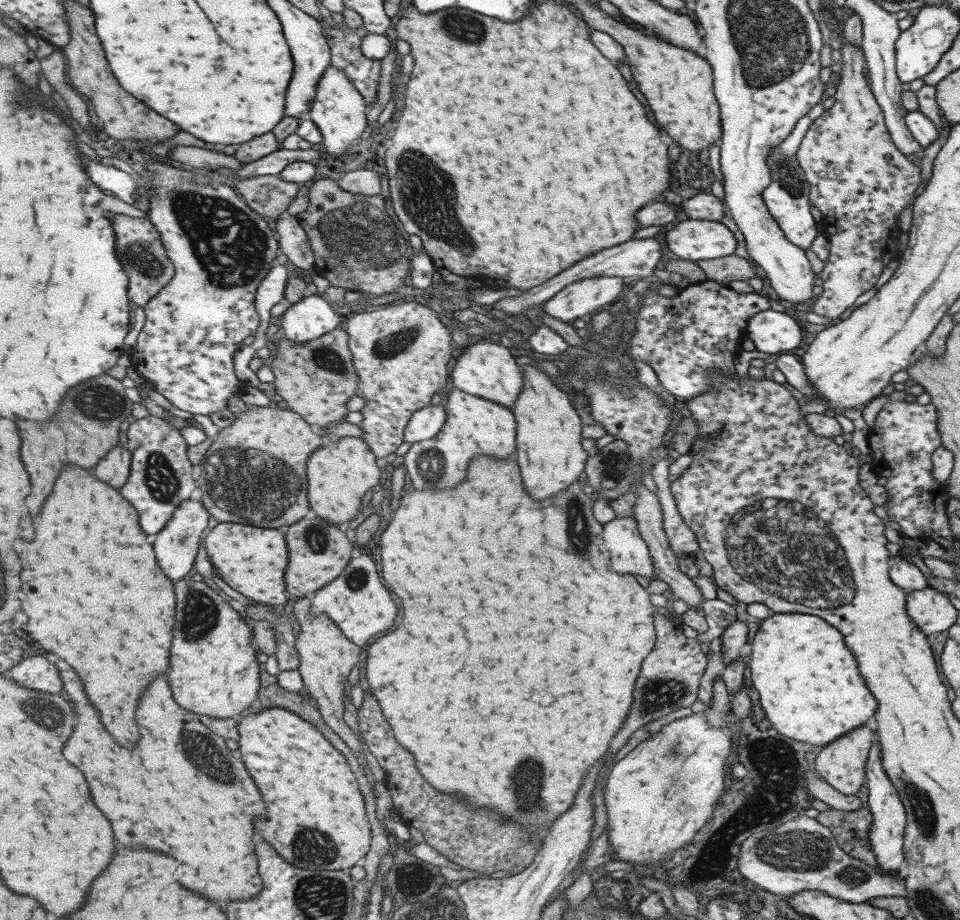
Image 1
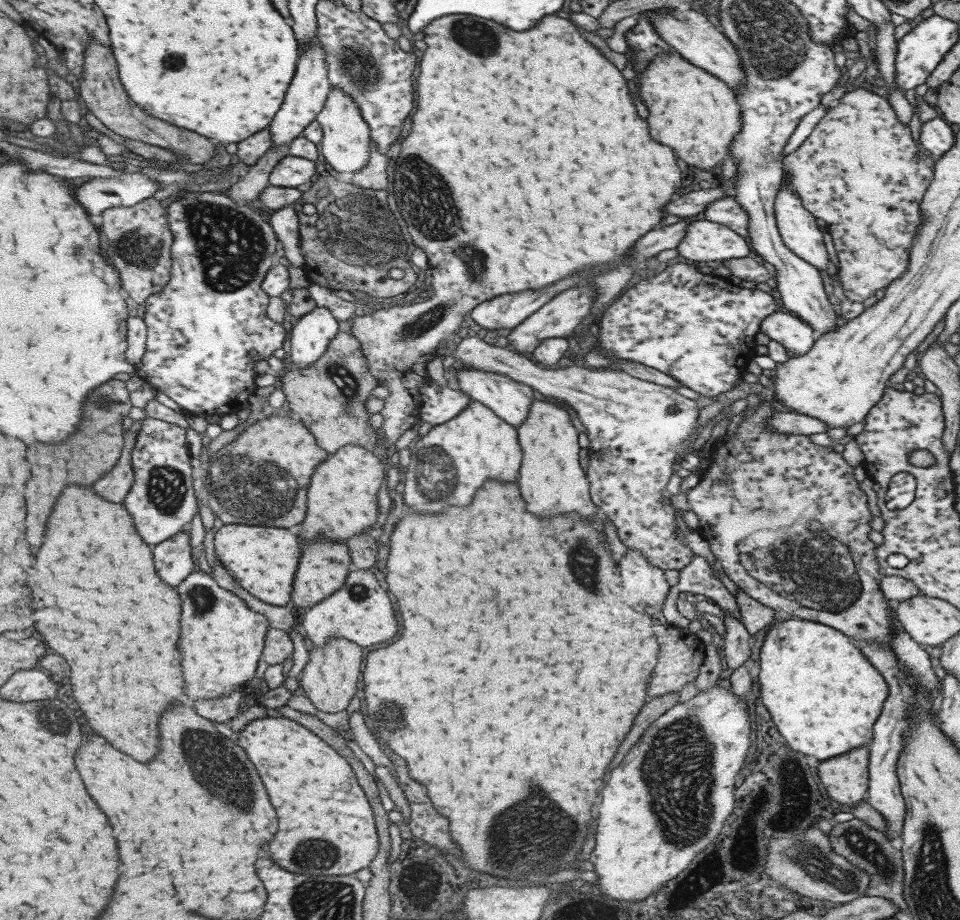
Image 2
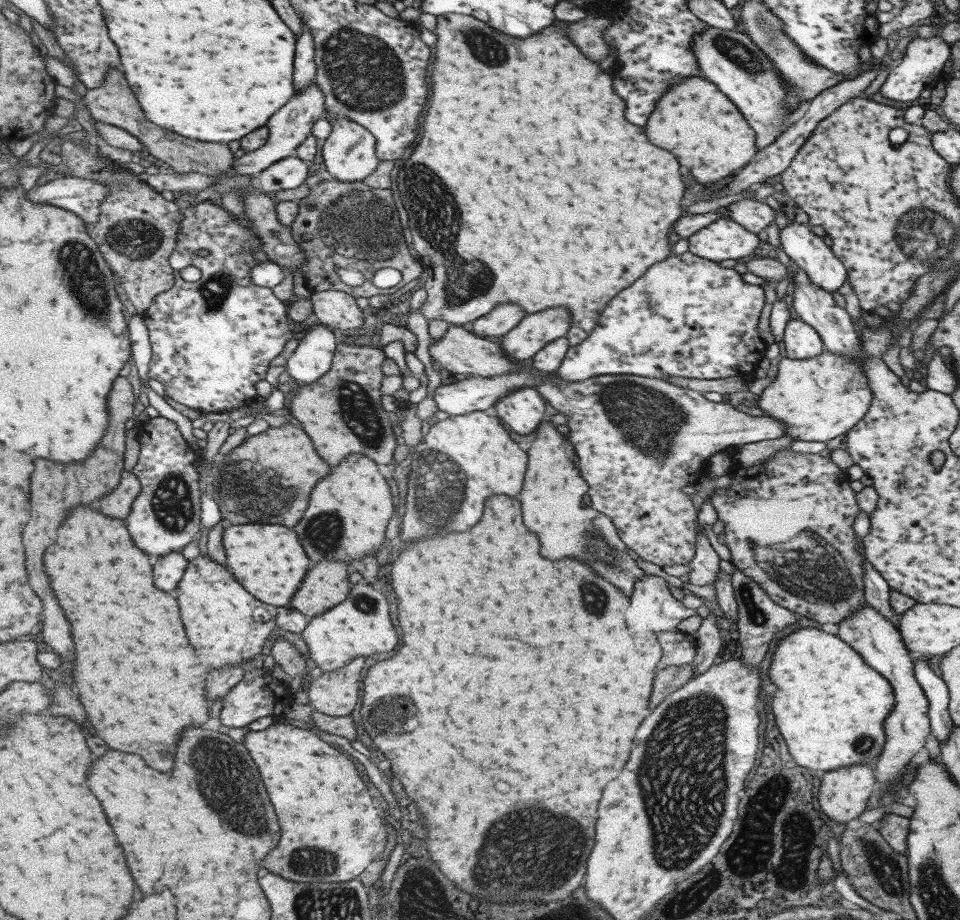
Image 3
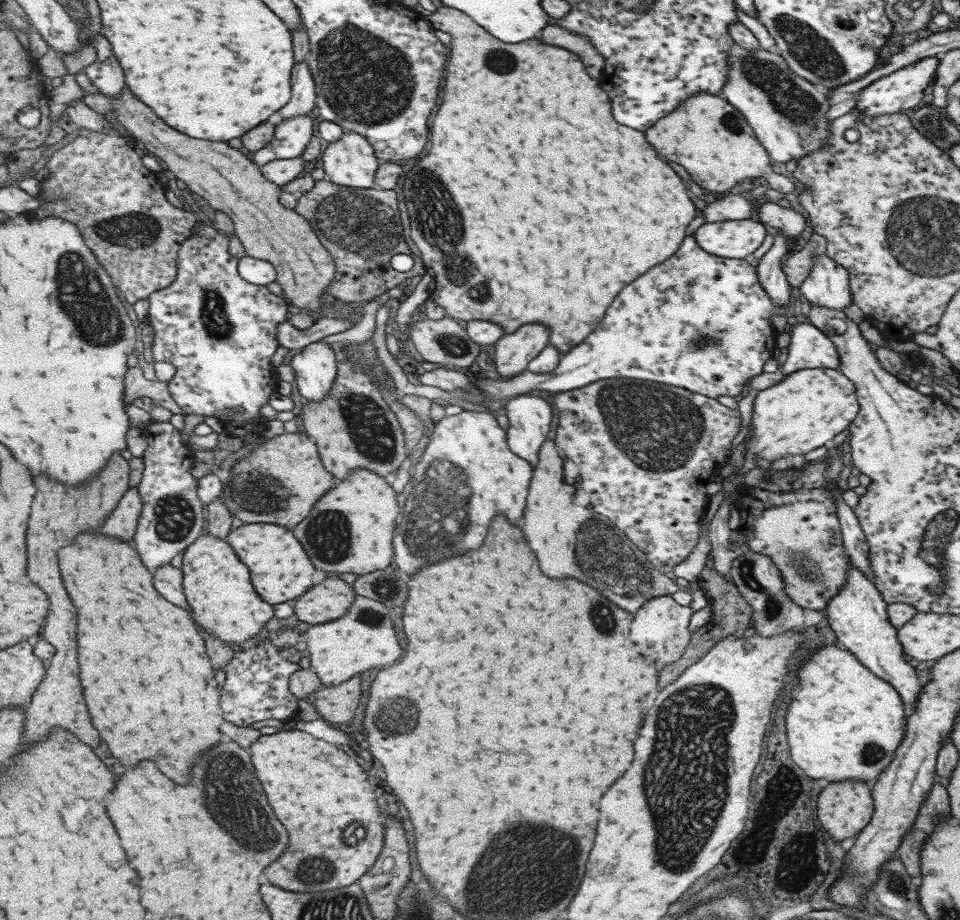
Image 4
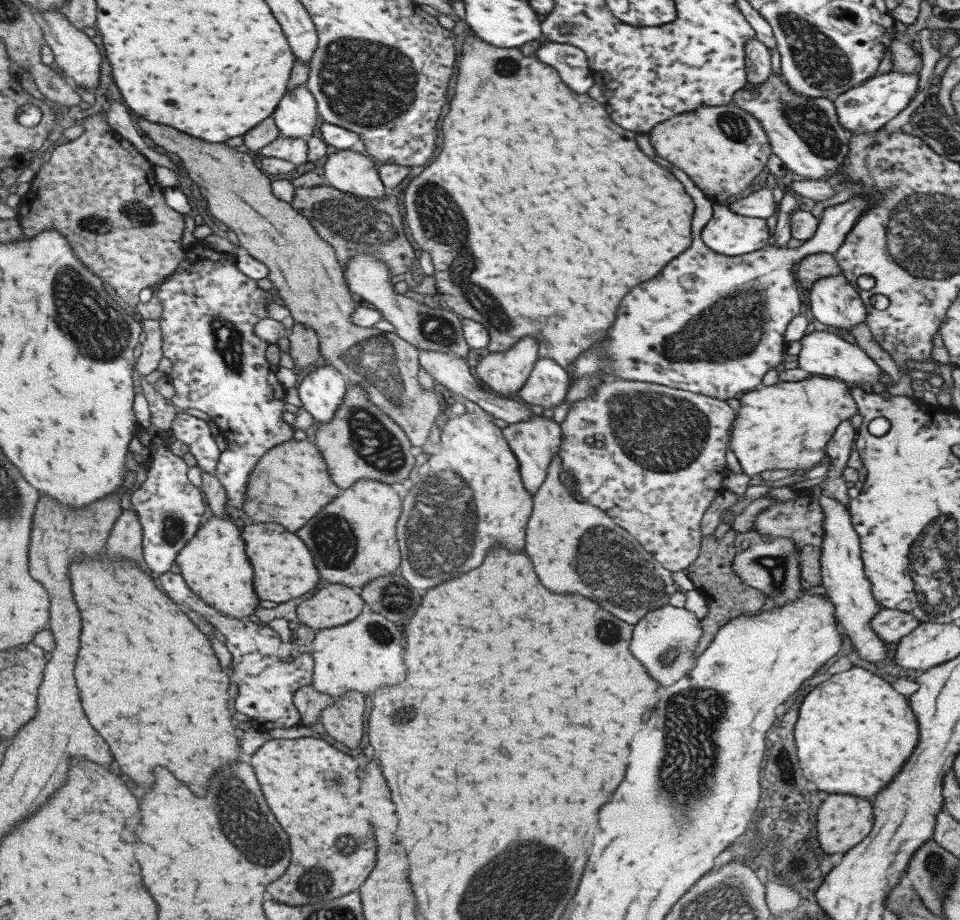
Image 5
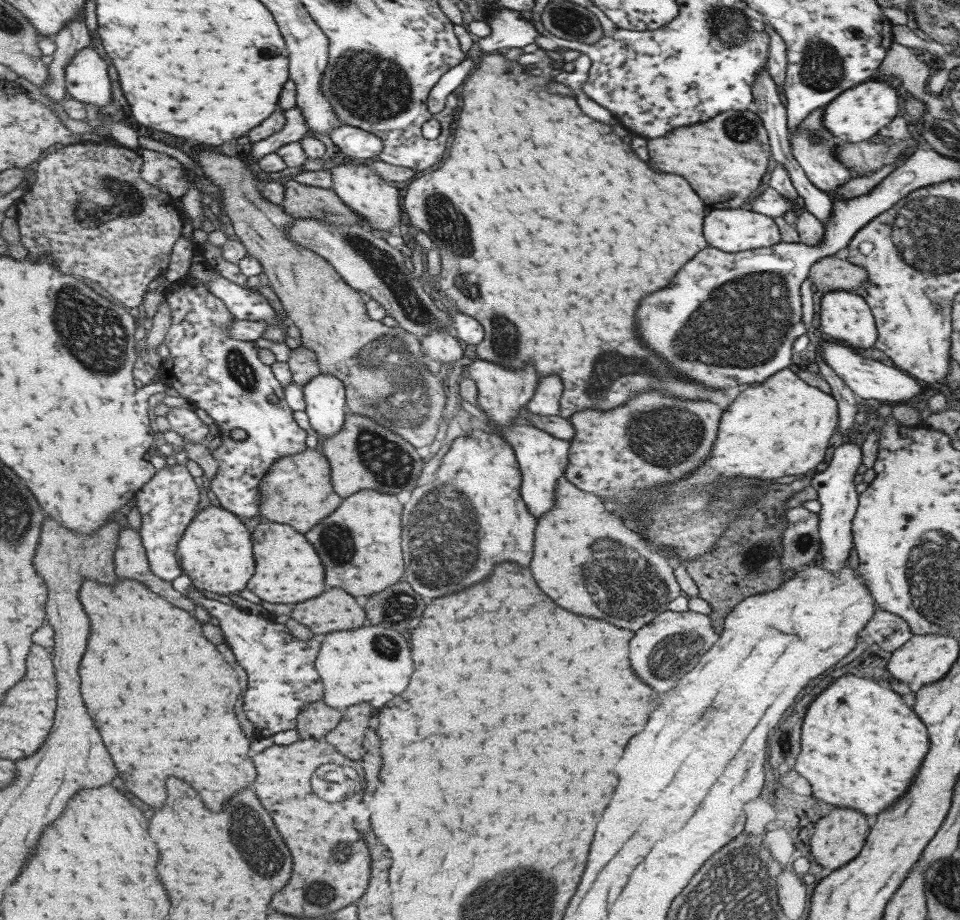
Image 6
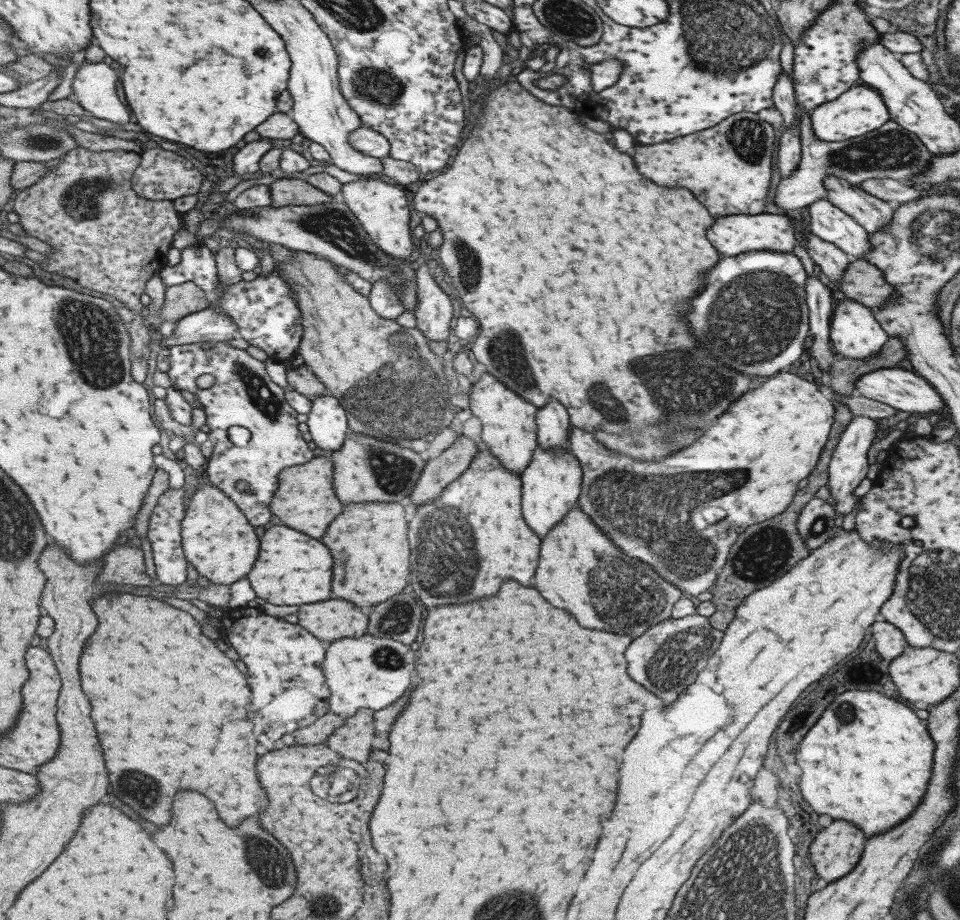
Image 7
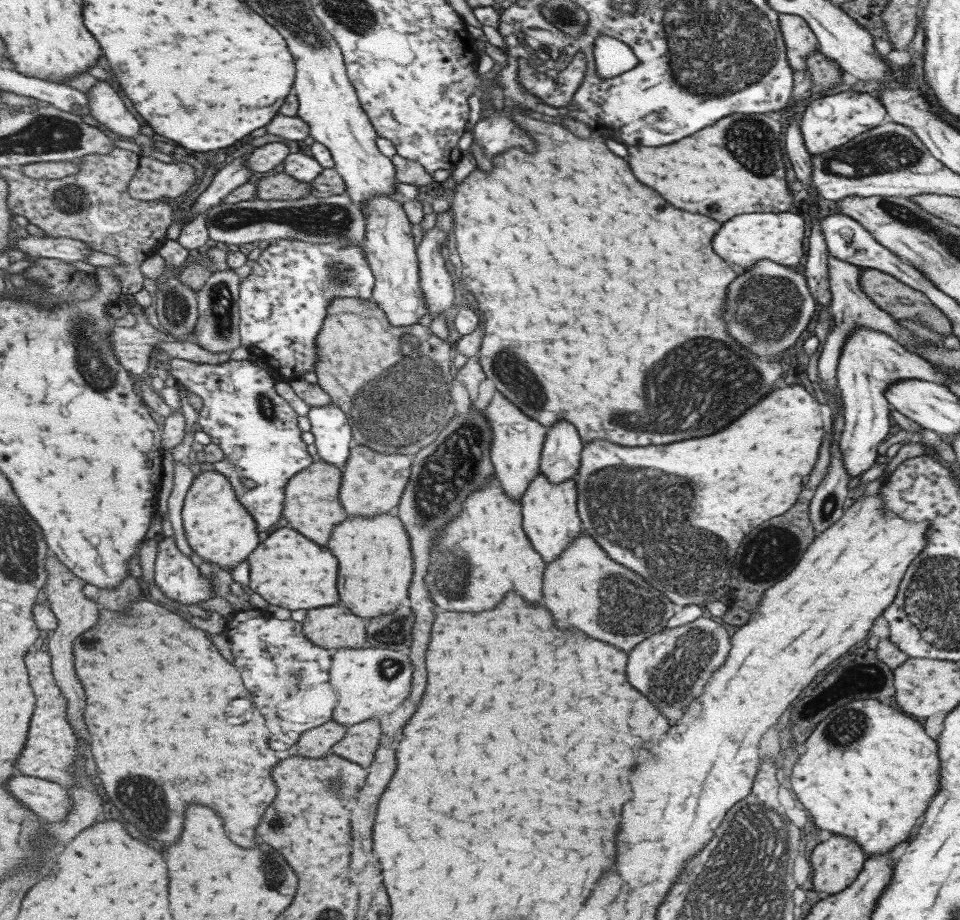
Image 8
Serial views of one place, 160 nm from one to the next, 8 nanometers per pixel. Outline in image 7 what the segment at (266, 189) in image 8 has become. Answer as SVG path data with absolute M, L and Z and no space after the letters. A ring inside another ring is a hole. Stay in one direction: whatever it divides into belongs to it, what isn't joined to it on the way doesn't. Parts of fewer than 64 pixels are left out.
M281 178L275 180L271 185L274 208L283 208L284 206L313 206L314 204L325 204L334 202L333 195L323 192L323 189L312 185L303 178Z

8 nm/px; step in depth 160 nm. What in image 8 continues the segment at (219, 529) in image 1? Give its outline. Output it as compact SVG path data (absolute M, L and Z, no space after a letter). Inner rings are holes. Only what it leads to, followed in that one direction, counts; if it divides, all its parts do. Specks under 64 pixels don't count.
M279 528L275 536L269 536L259 546L259 552L255 552L248 563L251 564L250 588L271 604L289 610L311 610L341 602L337 592L337 558L329 548L311 542L293 528Z

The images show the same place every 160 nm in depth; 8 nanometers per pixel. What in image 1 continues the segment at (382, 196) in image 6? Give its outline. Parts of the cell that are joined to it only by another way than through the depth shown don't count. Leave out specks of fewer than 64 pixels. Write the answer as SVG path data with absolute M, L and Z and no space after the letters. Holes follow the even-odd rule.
M332 64L323 73L322 79L319 81L315 102L307 116L322 132L324 138L322 140L323 151L326 154L333 155L338 160L351 150L351 146L355 146L359 140L368 134L368 108L369 104L367 104L366 98L362 92L359 92L358 88L355 88L347 73Z

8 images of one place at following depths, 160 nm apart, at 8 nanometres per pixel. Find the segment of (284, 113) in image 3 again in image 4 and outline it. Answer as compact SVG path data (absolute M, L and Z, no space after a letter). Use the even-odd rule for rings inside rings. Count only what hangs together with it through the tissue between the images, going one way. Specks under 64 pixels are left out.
M301 115L283 120L277 124L275 138L262 150L250 153L253 161L260 167L282 159L297 159L303 157L303 152L309 146L313 134L313 116Z

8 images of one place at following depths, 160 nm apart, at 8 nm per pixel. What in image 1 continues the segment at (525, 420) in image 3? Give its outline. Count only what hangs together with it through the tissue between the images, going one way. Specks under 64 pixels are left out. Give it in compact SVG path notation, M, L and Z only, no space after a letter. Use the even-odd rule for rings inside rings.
M487 336L479 337L478 341L462 348L451 371L453 388L467 394L483 397L507 407L514 405L517 395L523 390L523 375L516 366L514 359L505 346L495 342L487 342Z

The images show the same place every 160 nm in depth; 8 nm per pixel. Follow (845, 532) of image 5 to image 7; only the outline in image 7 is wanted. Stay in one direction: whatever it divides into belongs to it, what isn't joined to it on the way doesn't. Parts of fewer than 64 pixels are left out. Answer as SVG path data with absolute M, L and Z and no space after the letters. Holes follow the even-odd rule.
M851 416L849 424L847 424L837 444L834 446L828 462L826 485L833 502L835 502L835 505L832 507L836 516L849 514L855 506L857 499L853 497L853 491L859 482L865 478L868 466L867 450L876 441L878 423L878 420L869 419L865 416Z

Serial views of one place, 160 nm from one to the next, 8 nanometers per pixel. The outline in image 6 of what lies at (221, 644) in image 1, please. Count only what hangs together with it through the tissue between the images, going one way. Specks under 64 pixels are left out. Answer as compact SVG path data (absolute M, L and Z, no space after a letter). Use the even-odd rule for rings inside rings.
M209 505L201 509L178 545L178 557L182 561L184 574L198 589L219 595L239 594L247 588L255 574L251 532L241 523L239 516L222 505Z

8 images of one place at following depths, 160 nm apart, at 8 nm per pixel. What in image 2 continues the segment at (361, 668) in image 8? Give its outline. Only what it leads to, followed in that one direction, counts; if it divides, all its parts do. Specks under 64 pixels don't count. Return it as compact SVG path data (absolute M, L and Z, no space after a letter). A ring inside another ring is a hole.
M352 570L346 583L337 592L309 607L302 616L302 626L315 647L324 647L331 637L343 637L365 648L387 644L399 632L395 606L387 590L383 590L377 582L373 570Z

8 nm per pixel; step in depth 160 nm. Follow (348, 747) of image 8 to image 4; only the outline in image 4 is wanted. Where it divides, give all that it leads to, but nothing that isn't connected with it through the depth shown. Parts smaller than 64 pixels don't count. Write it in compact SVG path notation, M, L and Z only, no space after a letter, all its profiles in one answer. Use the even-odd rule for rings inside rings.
M361 674L337 686L325 686L315 696L315 707L322 719L329 723L345 724L355 718L361 702Z

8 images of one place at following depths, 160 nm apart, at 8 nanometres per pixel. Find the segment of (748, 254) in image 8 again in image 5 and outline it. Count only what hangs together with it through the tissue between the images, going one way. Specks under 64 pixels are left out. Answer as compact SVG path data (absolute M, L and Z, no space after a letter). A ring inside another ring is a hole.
M711 202L711 218L704 223L700 238L707 248L725 256L741 256L767 245L764 218L733 214L726 203Z

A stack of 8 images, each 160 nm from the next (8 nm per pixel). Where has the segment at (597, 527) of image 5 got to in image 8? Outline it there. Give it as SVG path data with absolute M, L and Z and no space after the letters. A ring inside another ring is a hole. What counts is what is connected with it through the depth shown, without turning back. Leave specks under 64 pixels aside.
M585 532L579 533L571 540L555 560L544 563L542 576L543 594L547 596L543 596L541 600L551 610L557 626L575 626L587 636L595 640L603 640L627 653L651 634L661 632L667 620L677 610L662 592L653 588L645 579L641 579L636 572L611 560L595 540L587 536Z

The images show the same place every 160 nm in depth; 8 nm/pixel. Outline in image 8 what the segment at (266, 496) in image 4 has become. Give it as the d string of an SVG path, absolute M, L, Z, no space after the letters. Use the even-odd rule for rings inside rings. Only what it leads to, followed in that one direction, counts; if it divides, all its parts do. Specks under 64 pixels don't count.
M320 460L308 469L298 472L286 486L284 520L289 520L295 530L303 532L309 540L315 540L317 544L327 544L333 528L347 520L349 515L340 500L343 473L338 466Z

